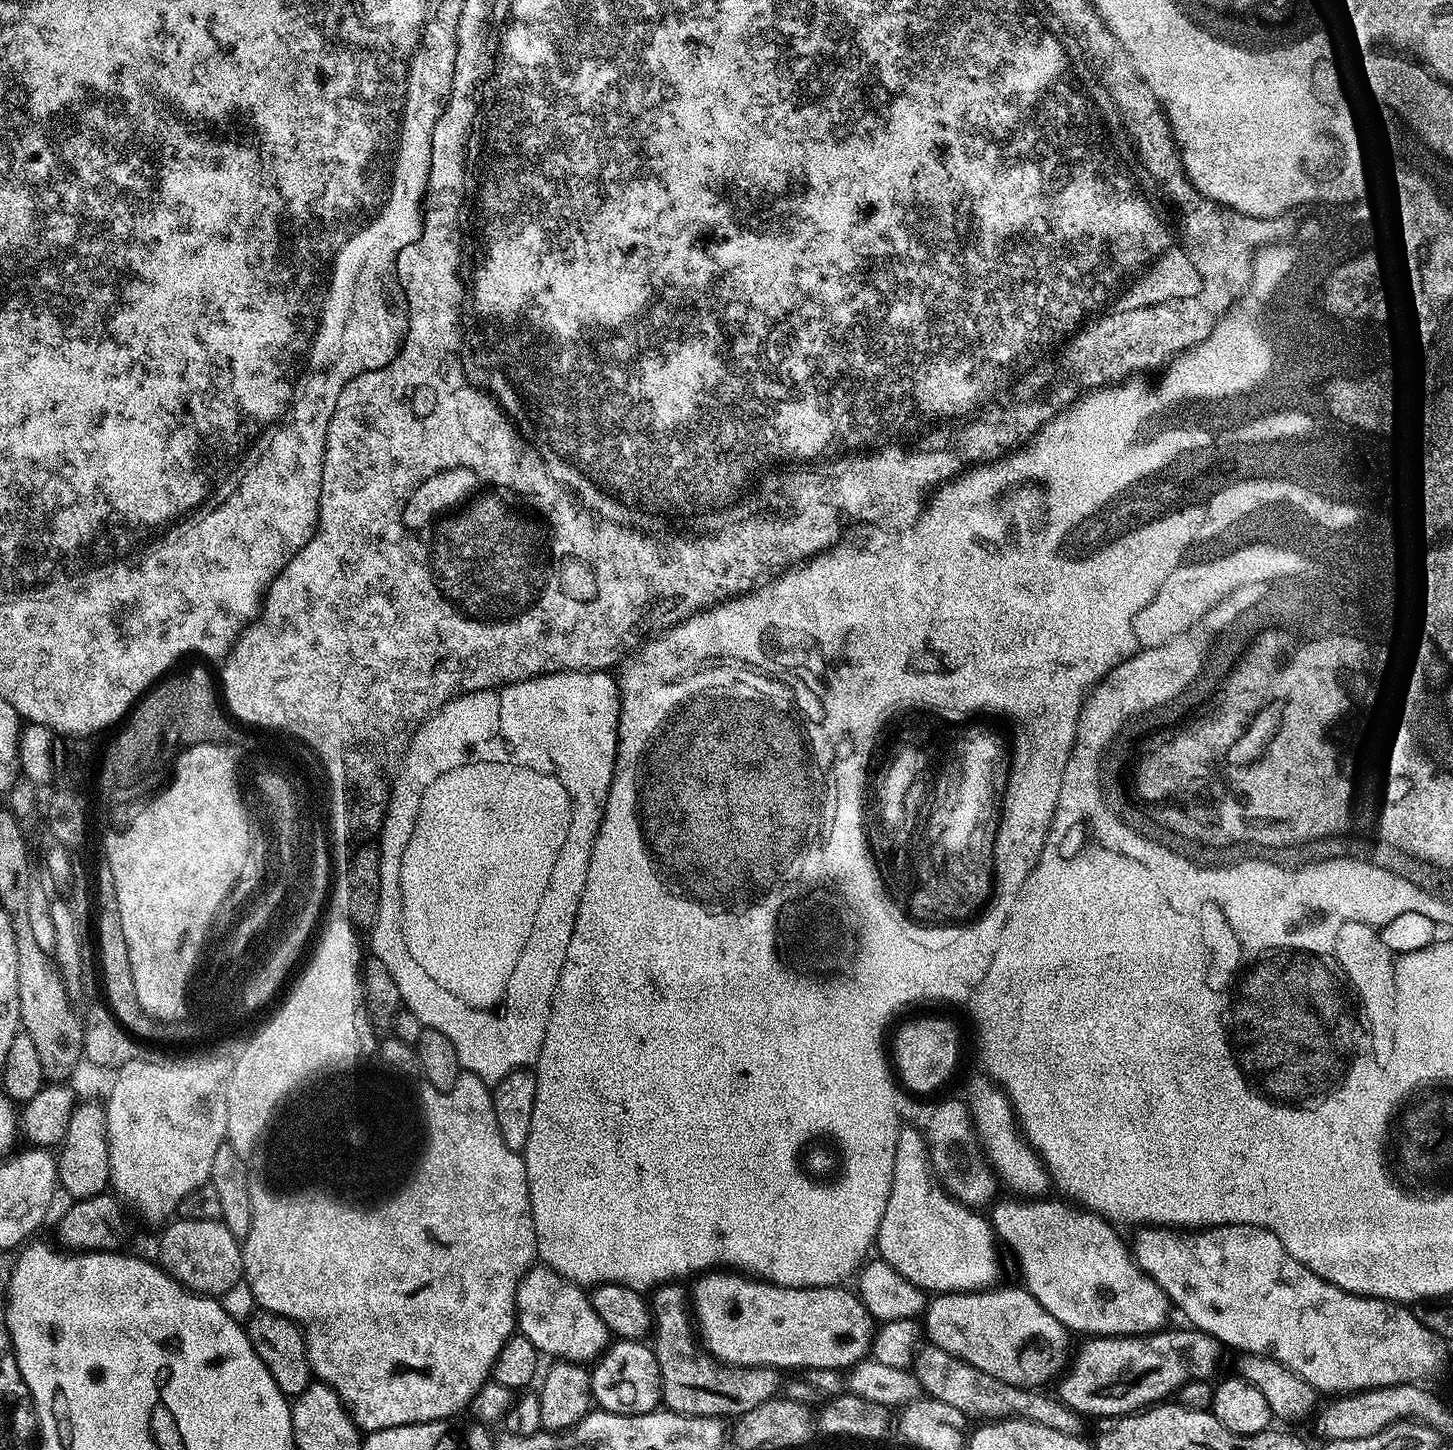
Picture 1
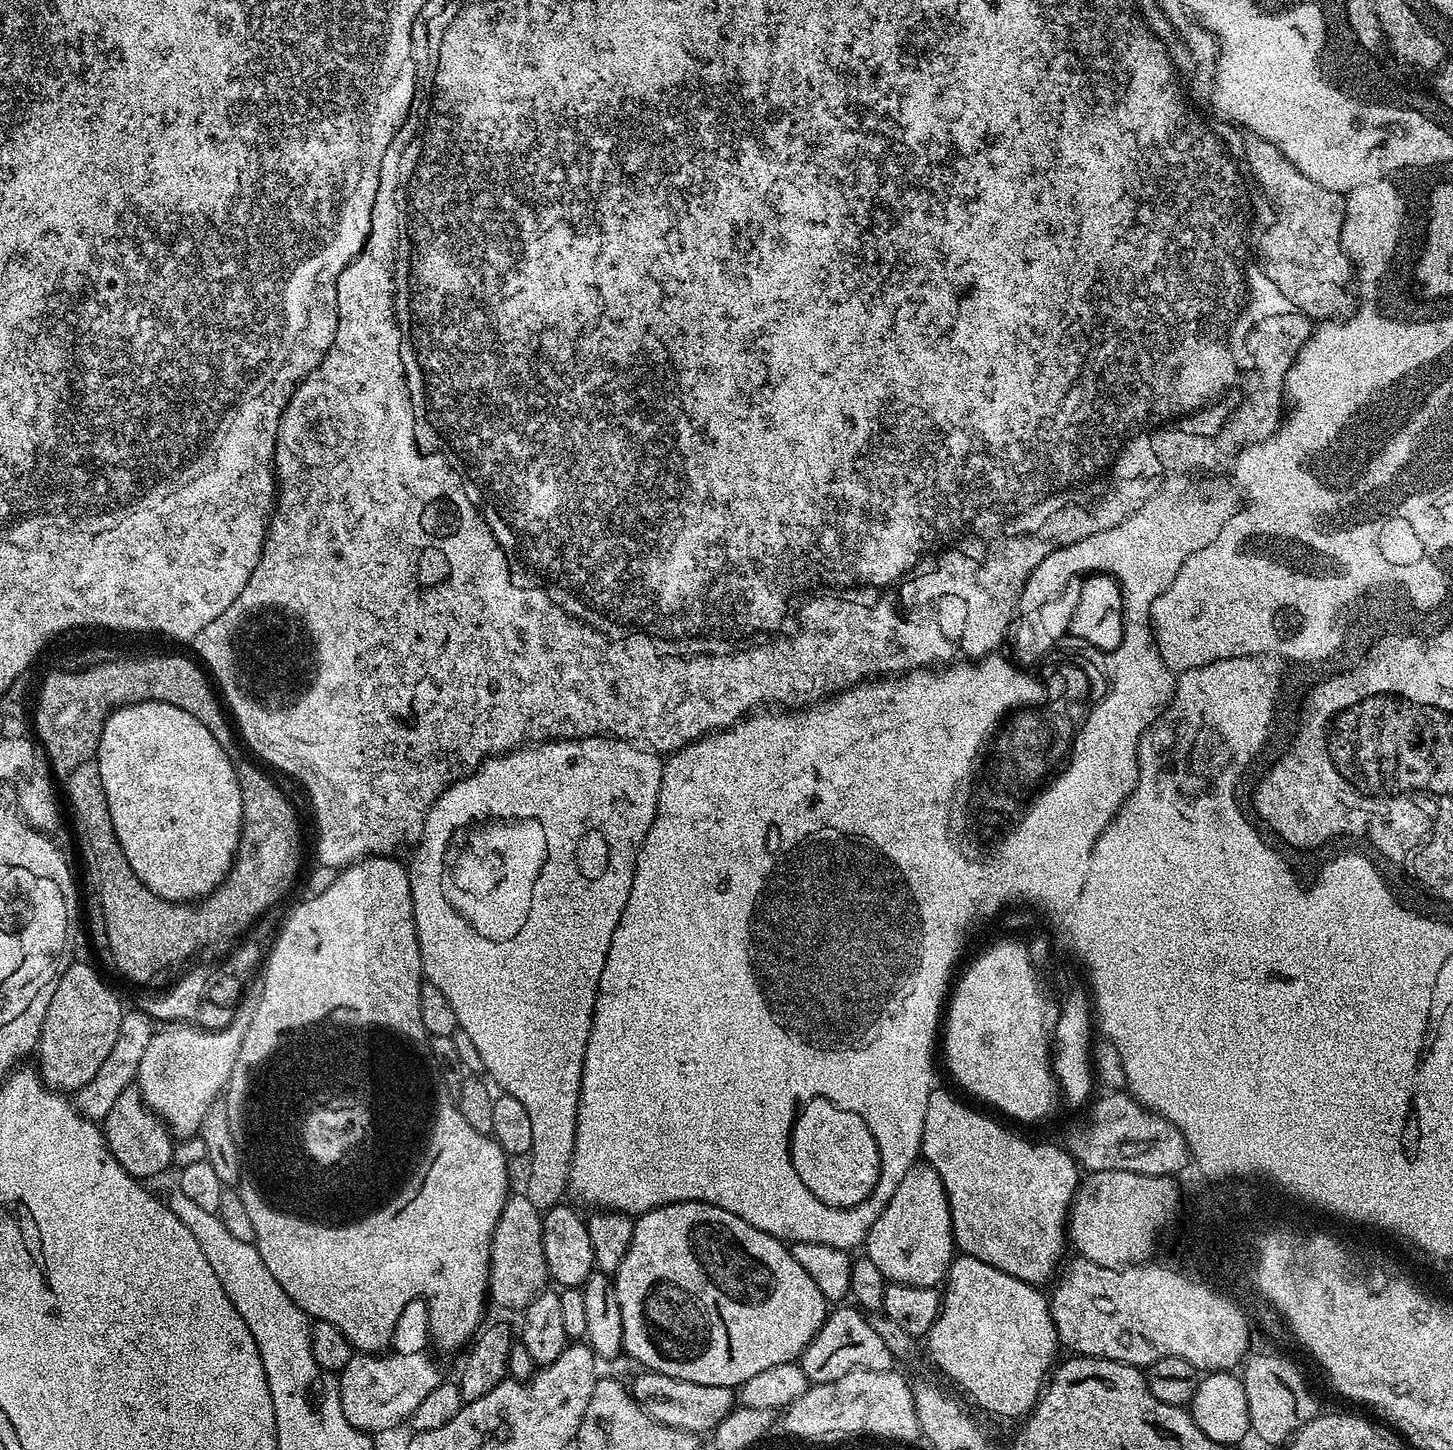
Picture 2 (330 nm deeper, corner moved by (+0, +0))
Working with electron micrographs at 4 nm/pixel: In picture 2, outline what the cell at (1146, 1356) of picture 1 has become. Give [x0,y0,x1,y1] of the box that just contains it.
[926,1254,1058,1416]

